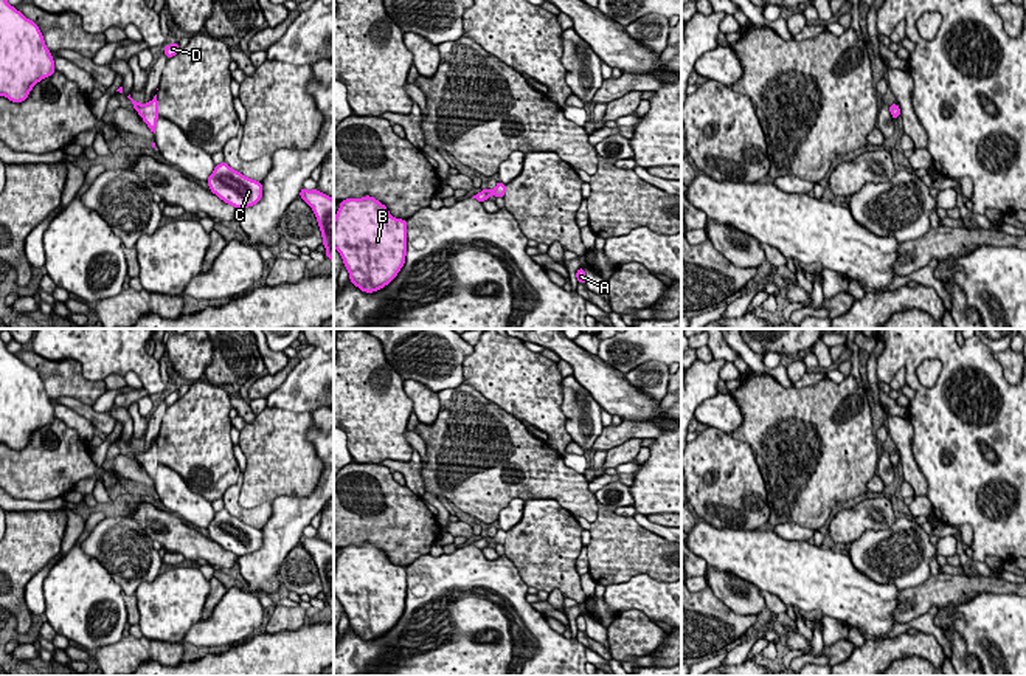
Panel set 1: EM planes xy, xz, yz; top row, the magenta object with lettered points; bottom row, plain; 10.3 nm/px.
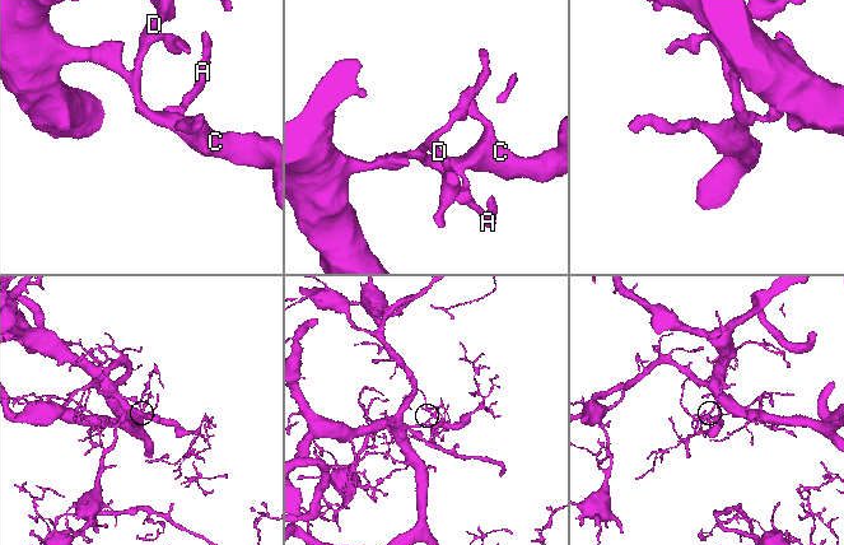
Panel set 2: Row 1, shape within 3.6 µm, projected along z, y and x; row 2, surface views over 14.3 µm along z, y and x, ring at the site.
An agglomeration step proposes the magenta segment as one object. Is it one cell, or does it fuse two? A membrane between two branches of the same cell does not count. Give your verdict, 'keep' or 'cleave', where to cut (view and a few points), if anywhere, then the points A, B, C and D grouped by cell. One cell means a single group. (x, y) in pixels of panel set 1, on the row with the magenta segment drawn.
keep | no cut | A B C D

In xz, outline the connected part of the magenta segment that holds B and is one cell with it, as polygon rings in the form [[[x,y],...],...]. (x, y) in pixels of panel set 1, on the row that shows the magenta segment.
[[[371,195],[341,200],[334,220],[334,248],[355,287],[379,291],[405,264],[407,220],[393,217]]]

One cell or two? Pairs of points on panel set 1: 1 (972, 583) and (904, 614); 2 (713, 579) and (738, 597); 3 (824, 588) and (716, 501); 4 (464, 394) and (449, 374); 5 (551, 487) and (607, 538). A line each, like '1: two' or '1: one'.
1: one
2: one
3: two
4: two
5: two

